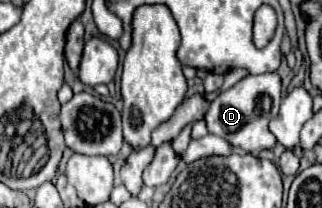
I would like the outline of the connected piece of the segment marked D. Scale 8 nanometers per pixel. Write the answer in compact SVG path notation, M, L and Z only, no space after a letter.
M277 72L245 76L229 90L223 90L217 94L217 98L211 102L205 114L205 122L211 134L225 138L235 148L241 148L249 154L257 154L261 150L271 150L277 144L267 124L271 118L277 116L279 102L281 102L281 78Z

